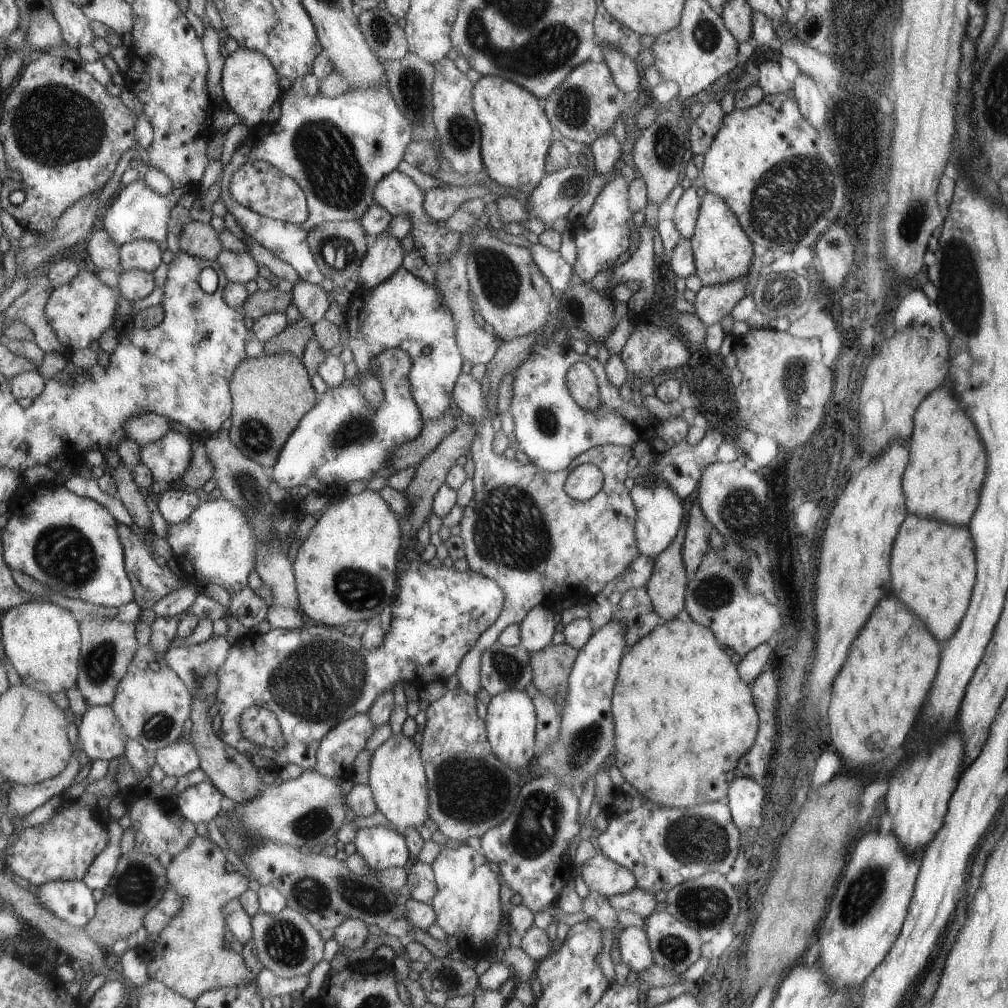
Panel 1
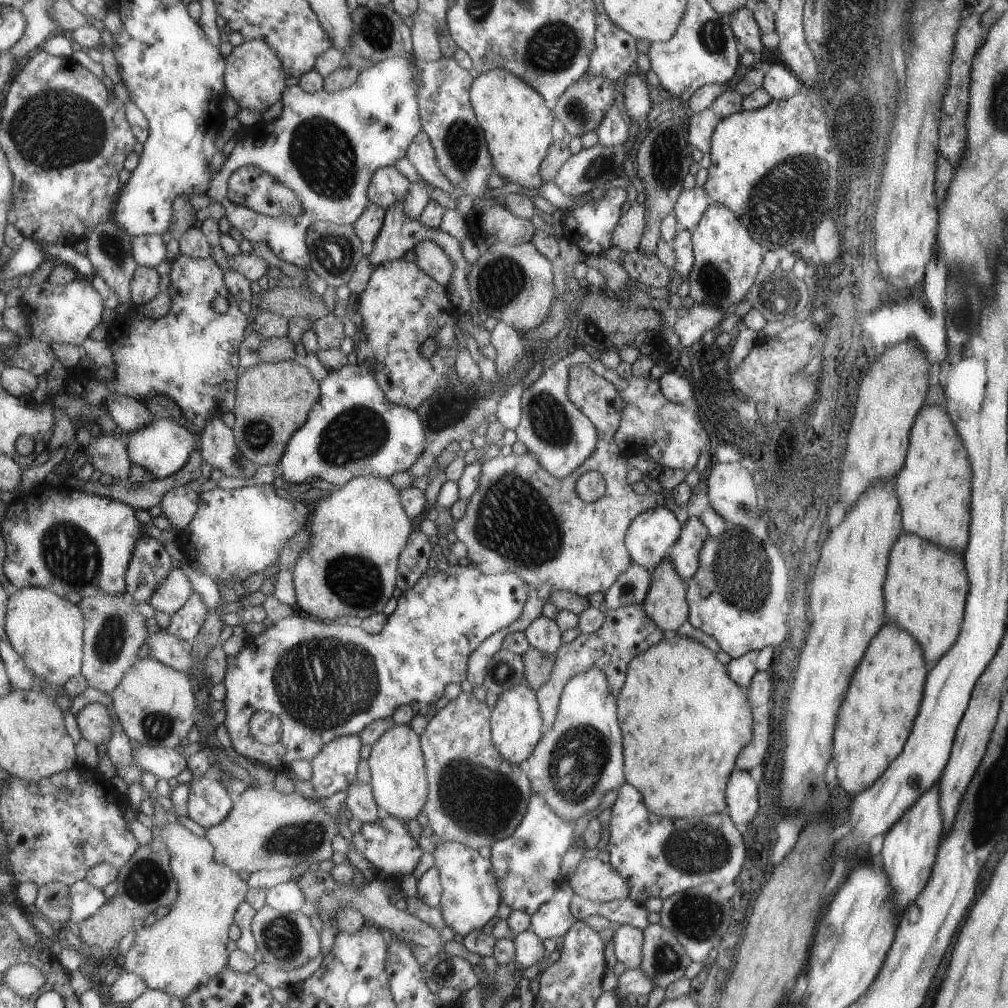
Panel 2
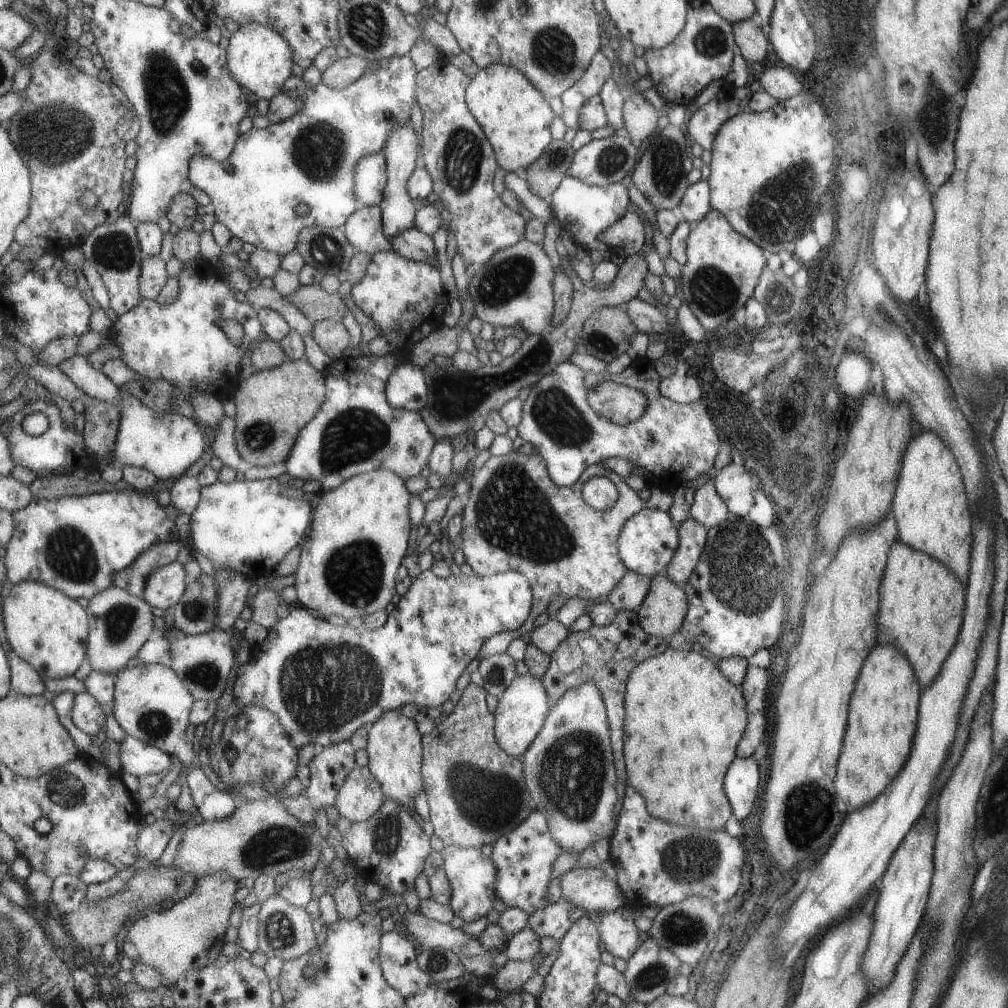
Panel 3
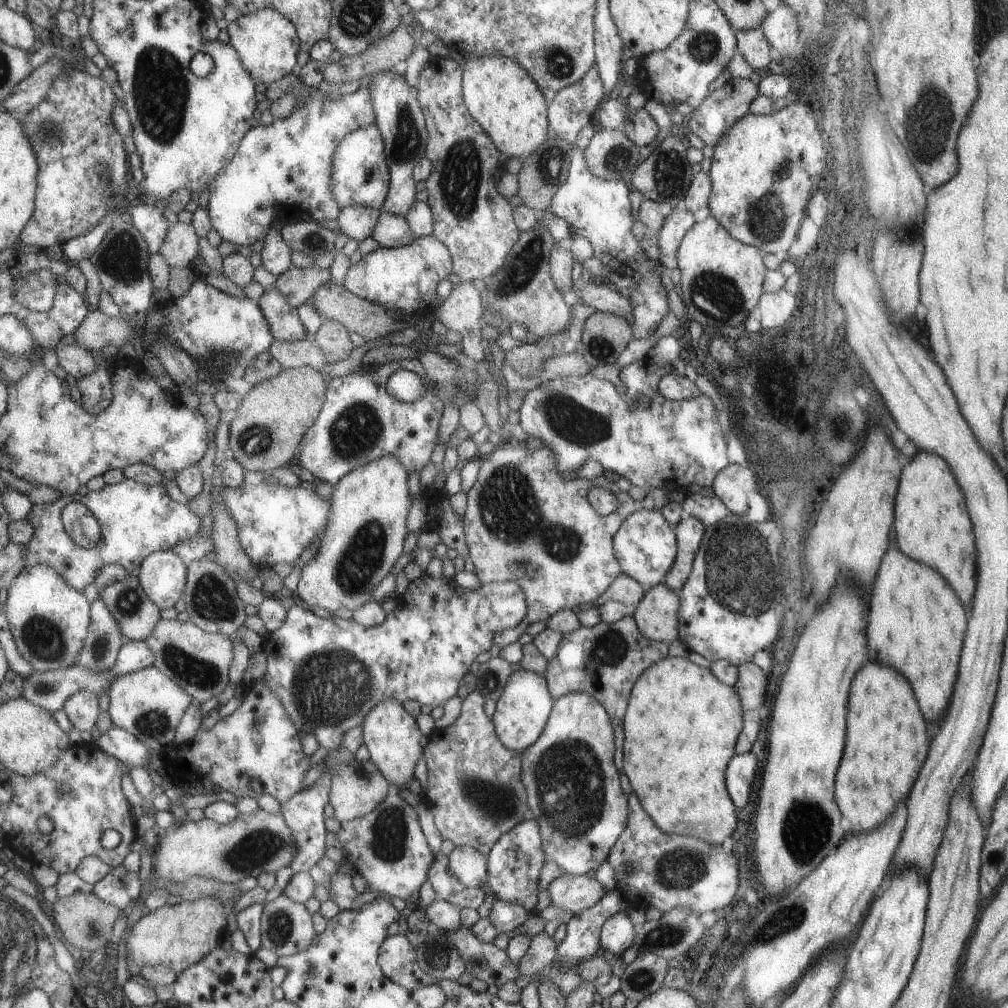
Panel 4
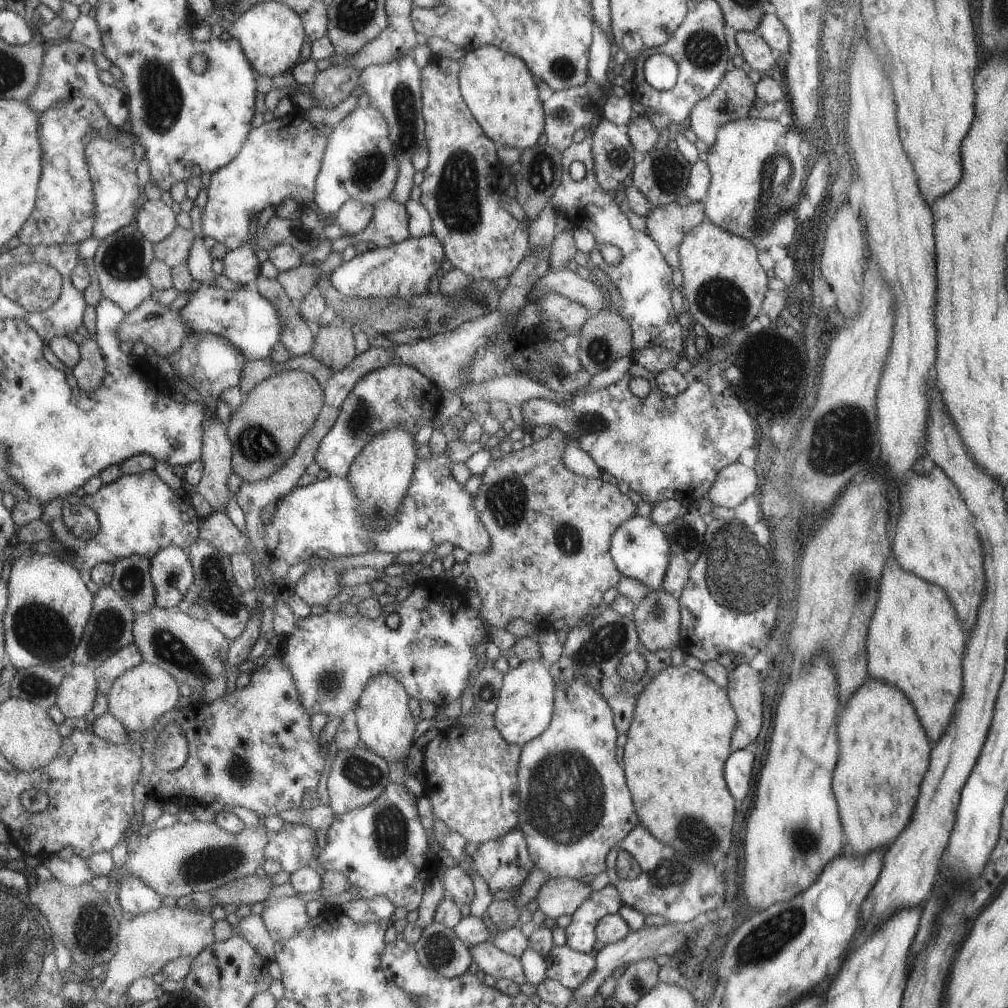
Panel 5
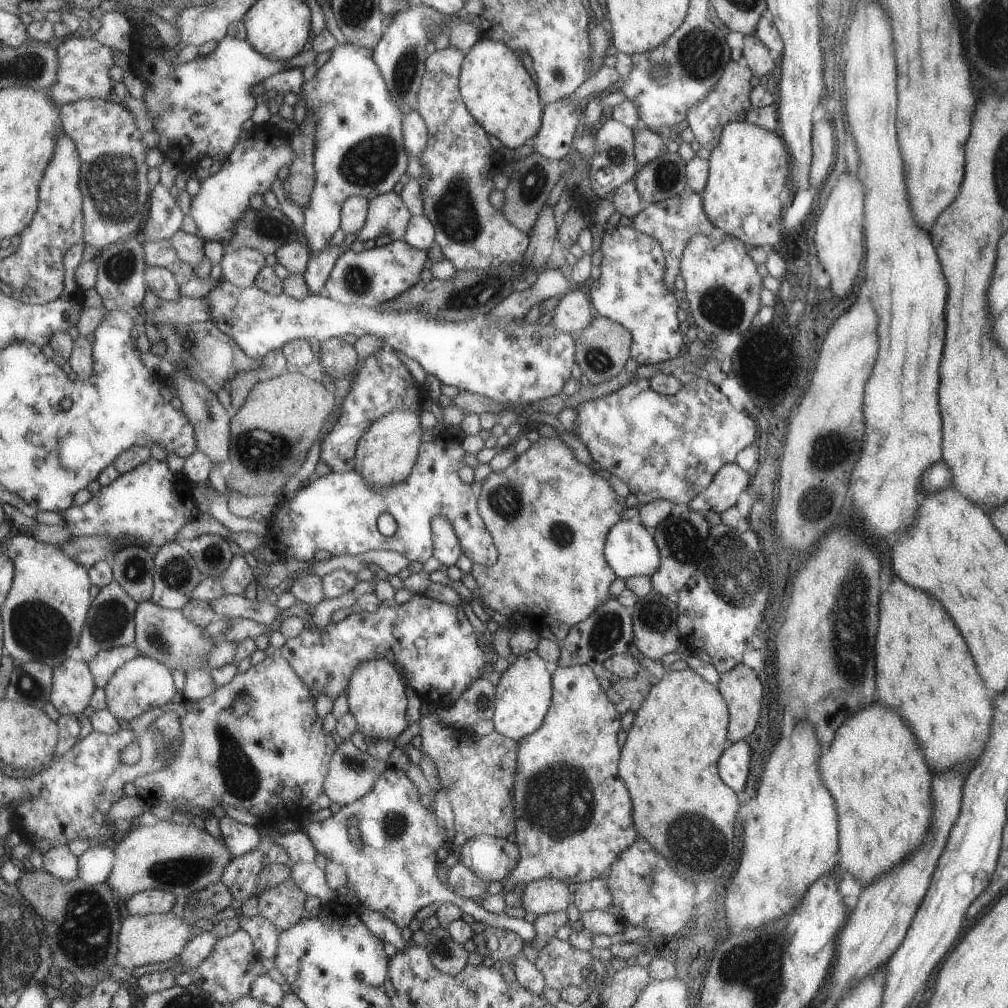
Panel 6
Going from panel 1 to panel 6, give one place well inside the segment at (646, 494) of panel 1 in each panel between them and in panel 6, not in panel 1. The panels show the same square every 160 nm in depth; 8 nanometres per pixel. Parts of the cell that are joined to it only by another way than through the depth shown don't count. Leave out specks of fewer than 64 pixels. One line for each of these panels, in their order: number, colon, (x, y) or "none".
2: (651, 534)
3: (646, 544)
4: (645, 544)
5: (640, 548)
6: (630, 549)

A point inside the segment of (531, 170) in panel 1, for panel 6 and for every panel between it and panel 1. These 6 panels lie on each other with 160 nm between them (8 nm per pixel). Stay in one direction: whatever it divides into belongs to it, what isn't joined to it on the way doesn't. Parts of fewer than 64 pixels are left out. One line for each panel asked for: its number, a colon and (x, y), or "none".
2: (518, 126)
3: (512, 112)
4: (501, 95)
5: (499, 90)
6: (496, 88)

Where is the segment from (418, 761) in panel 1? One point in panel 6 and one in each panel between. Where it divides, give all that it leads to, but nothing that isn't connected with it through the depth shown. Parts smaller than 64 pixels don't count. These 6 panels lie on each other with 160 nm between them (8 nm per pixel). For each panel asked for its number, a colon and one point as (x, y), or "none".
2: (399, 776)
3: (395, 749)
4: (393, 737)
5: (387, 726)
6: (376, 696)

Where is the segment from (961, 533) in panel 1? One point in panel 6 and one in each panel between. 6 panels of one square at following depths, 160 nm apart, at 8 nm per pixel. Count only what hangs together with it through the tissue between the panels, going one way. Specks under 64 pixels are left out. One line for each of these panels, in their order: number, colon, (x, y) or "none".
2: (926, 591)
3: (921, 601)
4: (917, 623)
5: (917, 644)
6: (953, 715)

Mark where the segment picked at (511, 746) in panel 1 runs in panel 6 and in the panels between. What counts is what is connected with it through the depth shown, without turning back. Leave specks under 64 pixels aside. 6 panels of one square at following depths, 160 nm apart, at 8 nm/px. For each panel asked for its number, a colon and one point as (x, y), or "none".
2: (517, 726)
3: (522, 710)
4: (522, 712)
5: (524, 711)
6: (524, 693)

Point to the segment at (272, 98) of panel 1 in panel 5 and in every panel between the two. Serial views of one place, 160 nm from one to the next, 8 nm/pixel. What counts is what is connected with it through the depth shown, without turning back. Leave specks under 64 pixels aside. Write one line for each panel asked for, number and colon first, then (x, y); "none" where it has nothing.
2: (255, 77)
3: (261, 59)
4: (268, 42)
5: (272, 34)

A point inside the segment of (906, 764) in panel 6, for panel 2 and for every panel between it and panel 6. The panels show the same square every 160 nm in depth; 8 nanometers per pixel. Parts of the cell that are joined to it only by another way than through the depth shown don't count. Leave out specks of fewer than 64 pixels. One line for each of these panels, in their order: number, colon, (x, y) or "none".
2: (877, 714)
3: (882, 715)
4: (887, 743)
5: (884, 752)

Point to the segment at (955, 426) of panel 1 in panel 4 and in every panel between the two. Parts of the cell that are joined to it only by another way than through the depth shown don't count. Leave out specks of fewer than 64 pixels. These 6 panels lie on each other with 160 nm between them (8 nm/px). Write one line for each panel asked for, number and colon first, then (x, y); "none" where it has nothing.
2: (937, 472)
3: (932, 516)
4: (930, 519)

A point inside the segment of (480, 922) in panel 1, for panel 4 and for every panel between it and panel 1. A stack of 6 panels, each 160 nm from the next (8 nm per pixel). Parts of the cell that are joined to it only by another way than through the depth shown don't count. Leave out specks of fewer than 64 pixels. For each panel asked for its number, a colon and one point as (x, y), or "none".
2: (472, 895)
3: (473, 875)
4: (468, 864)

